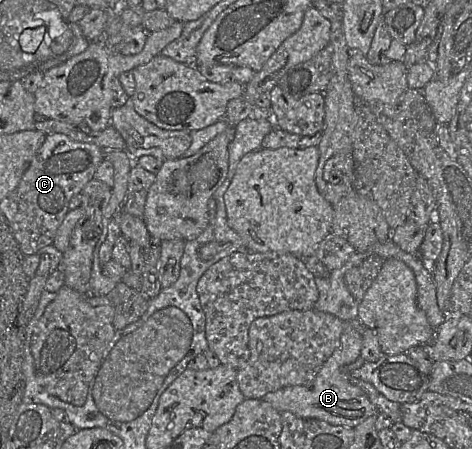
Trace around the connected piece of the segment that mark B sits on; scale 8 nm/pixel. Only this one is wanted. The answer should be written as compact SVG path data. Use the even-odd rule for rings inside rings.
M348 328L340 337L340 344L322 365L311 386L287 386L269 392L261 399L279 412L288 411L301 418L324 420L332 425L356 427L373 414L379 414L367 394L350 381L344 367L361 355L362 336L360 328Z

